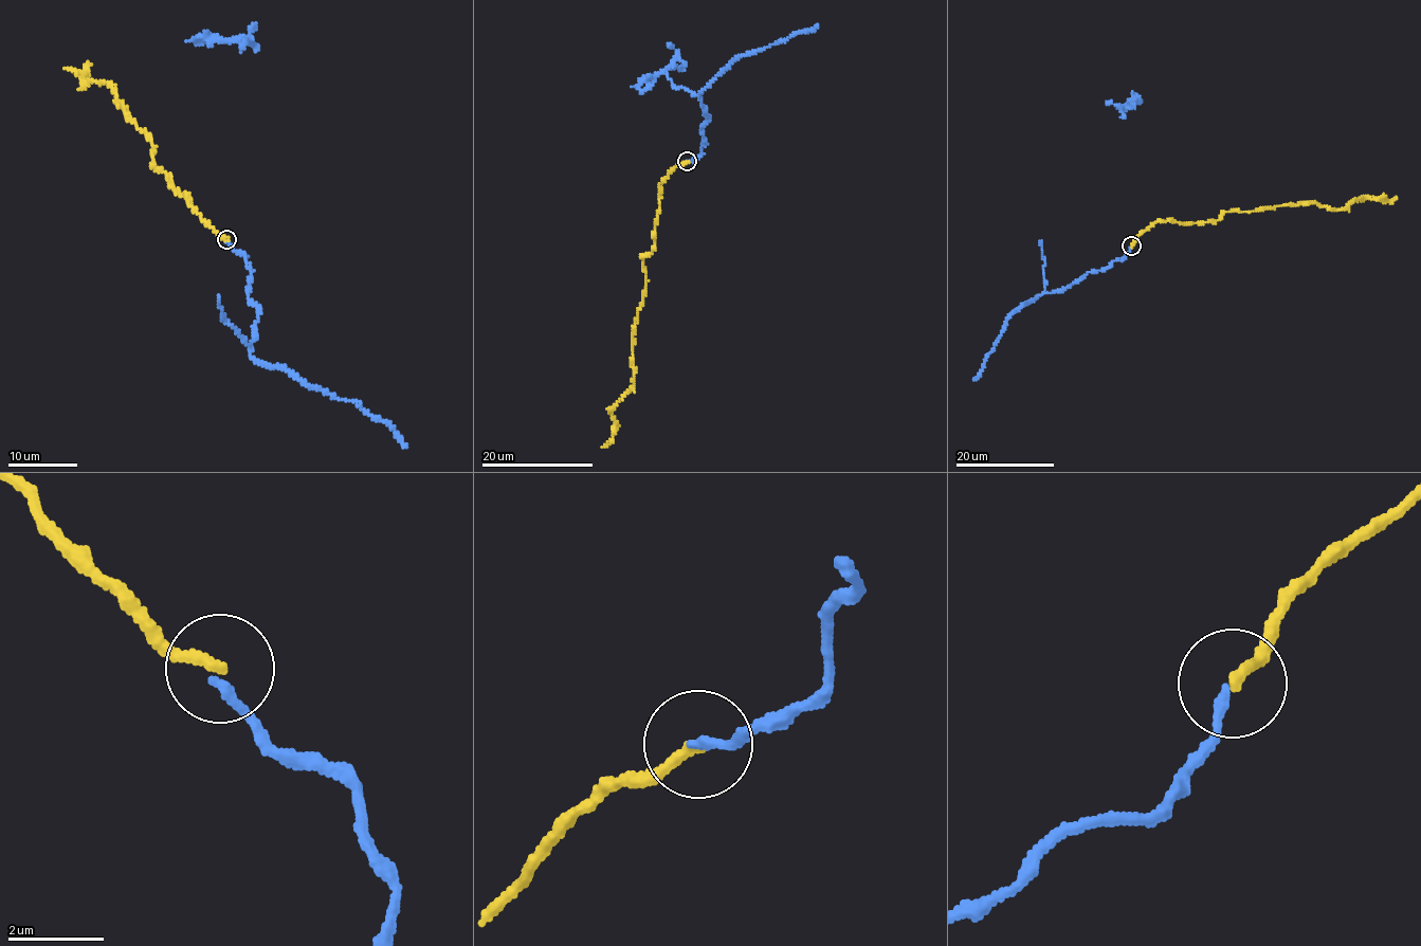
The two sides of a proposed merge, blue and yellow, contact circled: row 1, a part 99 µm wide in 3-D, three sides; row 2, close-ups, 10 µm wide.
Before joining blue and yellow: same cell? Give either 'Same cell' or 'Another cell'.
Same cell

